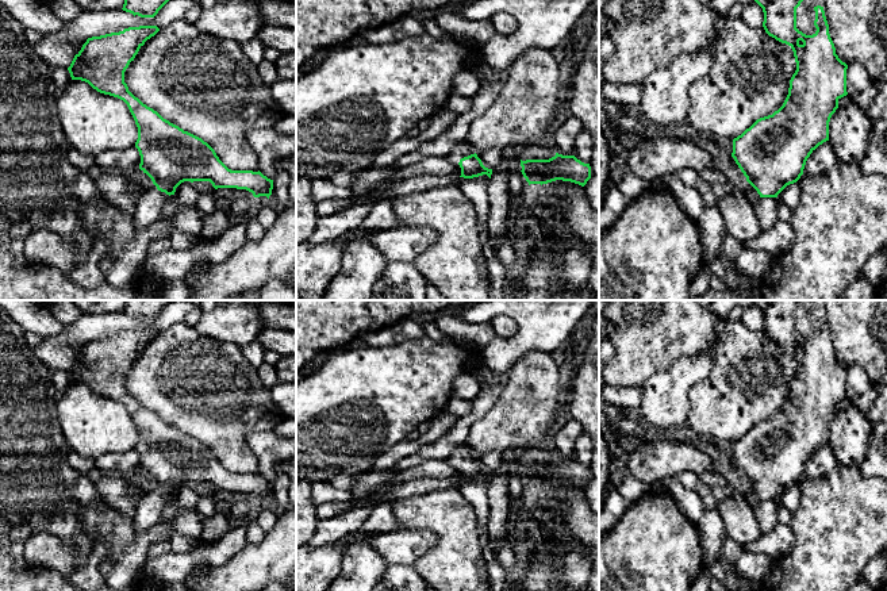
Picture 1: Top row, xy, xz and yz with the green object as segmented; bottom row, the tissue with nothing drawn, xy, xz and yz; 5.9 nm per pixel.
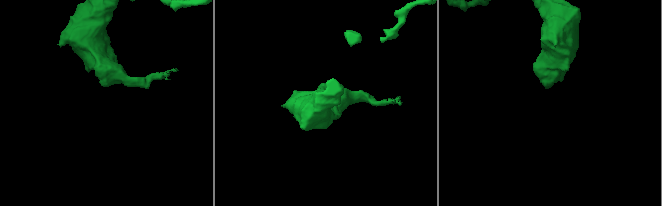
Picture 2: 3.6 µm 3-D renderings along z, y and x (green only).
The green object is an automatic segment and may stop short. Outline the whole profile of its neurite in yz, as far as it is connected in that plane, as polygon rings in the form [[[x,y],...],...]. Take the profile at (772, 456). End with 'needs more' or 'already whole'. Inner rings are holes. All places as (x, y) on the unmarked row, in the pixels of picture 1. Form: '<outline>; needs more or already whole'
[[[803,300],[753,302],[763,311],[765,335],[788,348],[796,365],[796,373],[790,383],[788,398],[783,408],[772,418],[757,422],[733,442],[732,460],[746,480],[746,502],[756,510],[761,500],[777,500],[787,488],[796,486],[803,477],[810,457],[829,444],[830,421],[838,411],[838,403],[848,398],[848,368],[836,357],[823,310],[814,310],[817,334],[813,338],[806,338],[796,331],[796,311]]]; needs more

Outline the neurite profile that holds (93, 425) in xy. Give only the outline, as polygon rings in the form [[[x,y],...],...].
[[[72,383],[58,396],[57,419],[70,450],[85,458],[126,453],[138,442],[138,430],[127,407],[81,383]]]

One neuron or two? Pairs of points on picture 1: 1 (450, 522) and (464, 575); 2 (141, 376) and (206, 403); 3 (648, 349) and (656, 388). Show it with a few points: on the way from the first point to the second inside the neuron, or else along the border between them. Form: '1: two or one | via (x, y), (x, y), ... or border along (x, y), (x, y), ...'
1: one | via (459, 536), (459, 561)
2: one | via (157, 377), (180, 377), (189, 387)
3: two | border along (680, 359), (664, 371), (655, 373), (641, 387)

